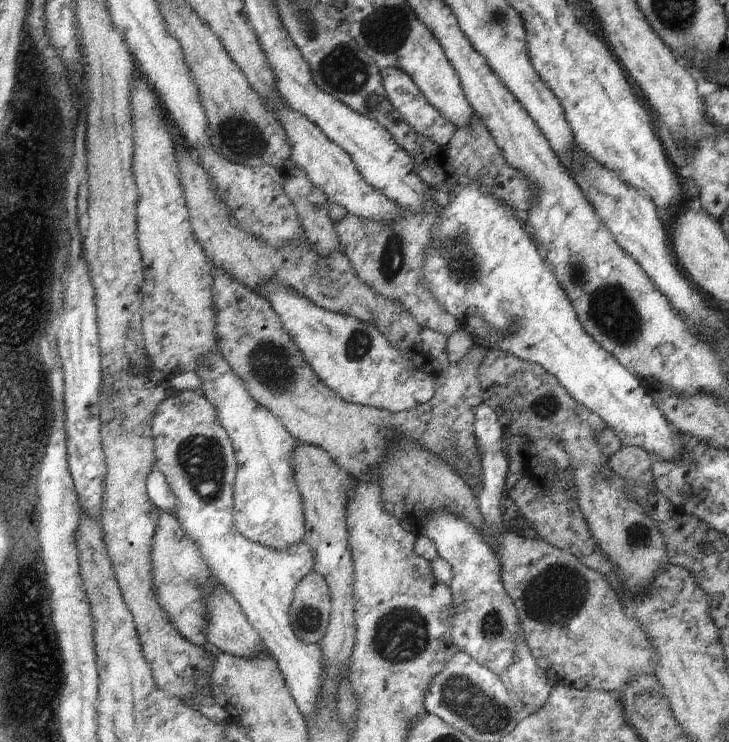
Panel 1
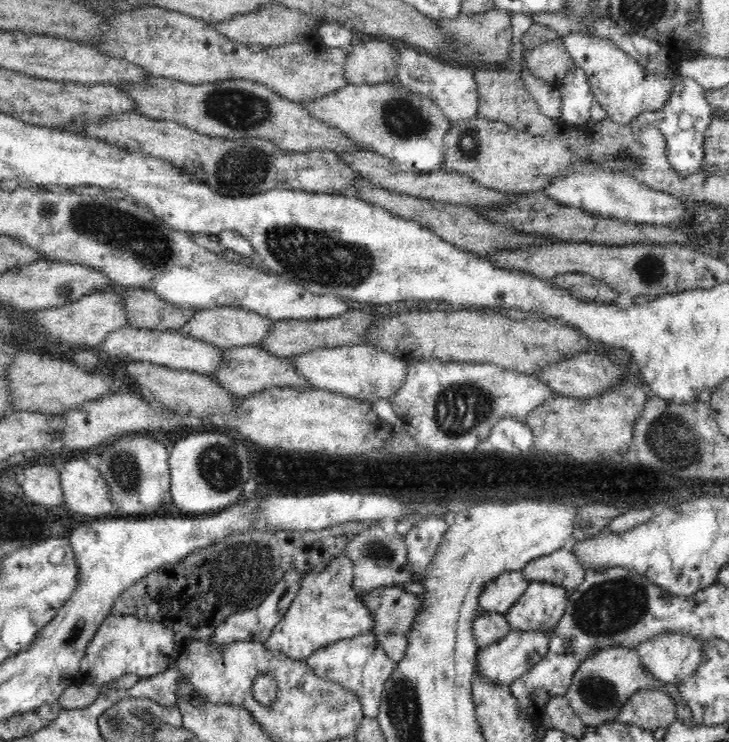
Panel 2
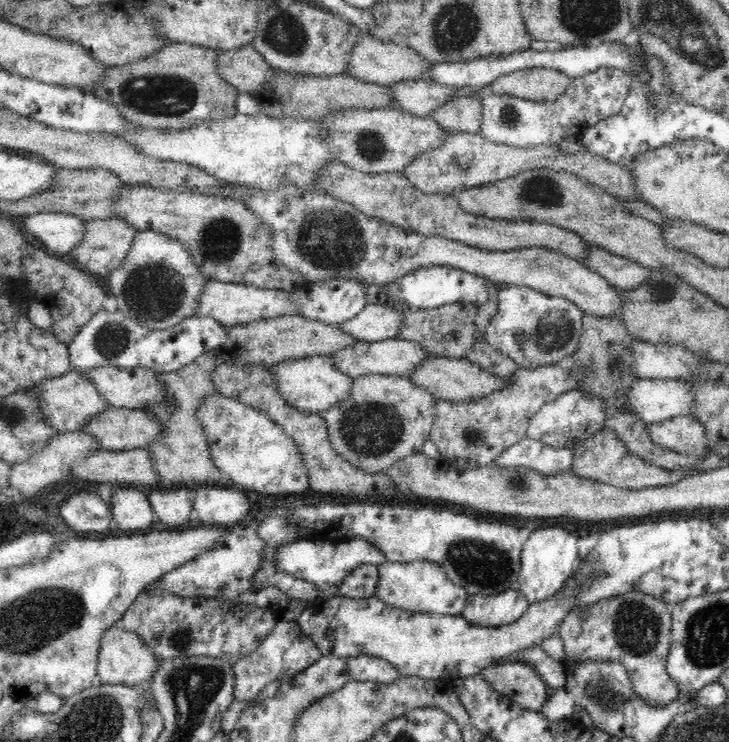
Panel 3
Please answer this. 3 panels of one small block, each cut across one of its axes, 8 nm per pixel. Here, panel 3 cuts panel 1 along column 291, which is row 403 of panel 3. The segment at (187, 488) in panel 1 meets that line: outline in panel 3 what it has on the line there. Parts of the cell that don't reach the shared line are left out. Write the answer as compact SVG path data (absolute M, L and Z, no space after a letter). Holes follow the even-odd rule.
M638 379L627 394L633 410L648 426L680 415L693 415L695 402L687 381ZM580 389L560 394L554 402L548 402L529 420L526 436L540 440L548 446L573 449L602 430L606 422L606 405L602 399L586 395Z

